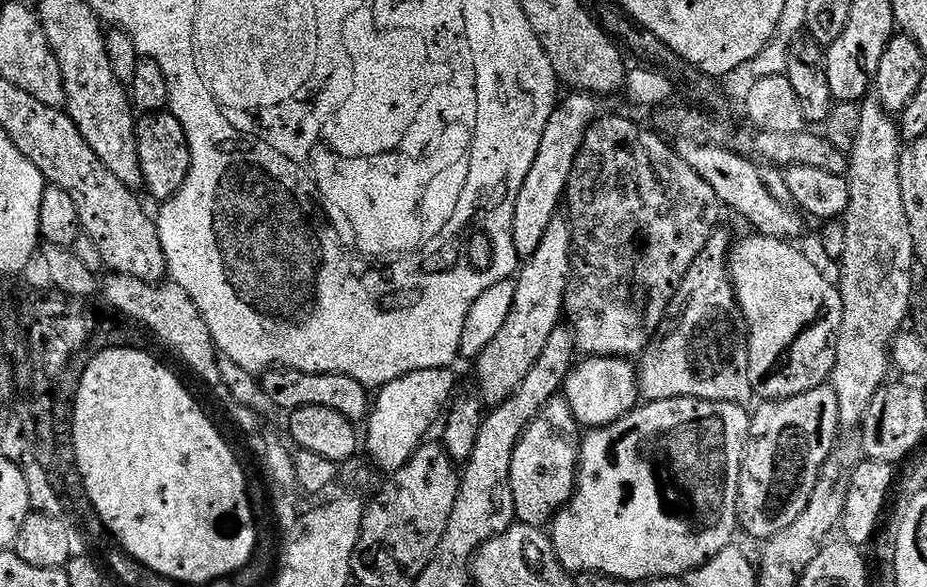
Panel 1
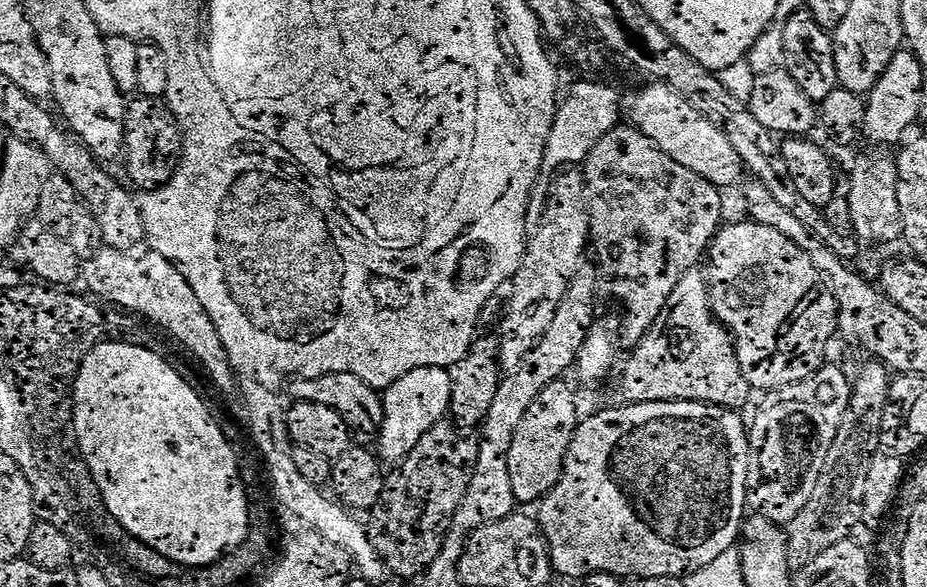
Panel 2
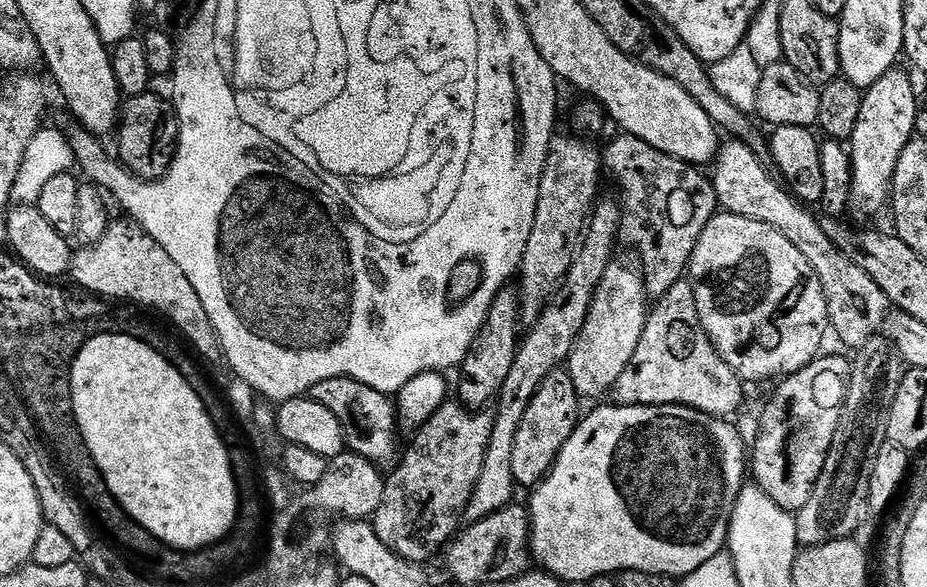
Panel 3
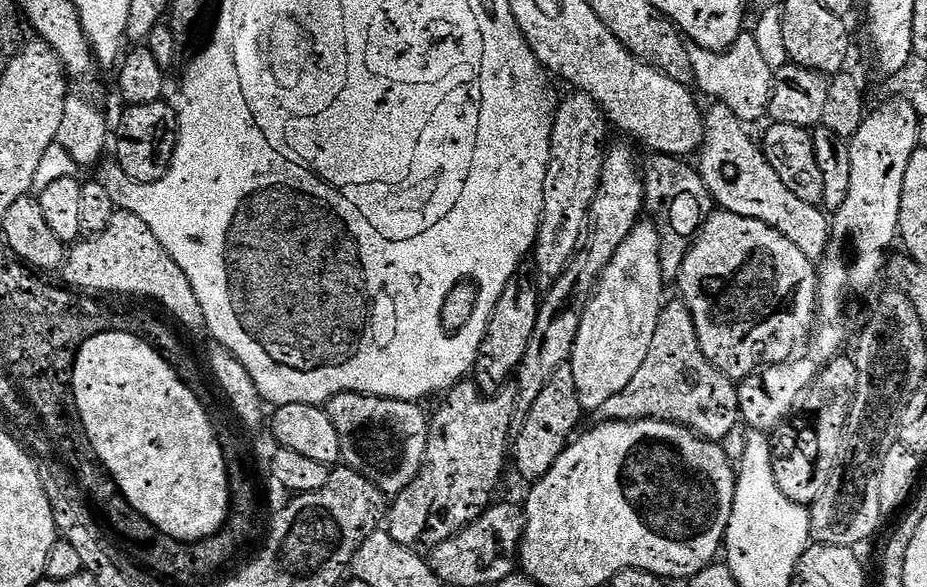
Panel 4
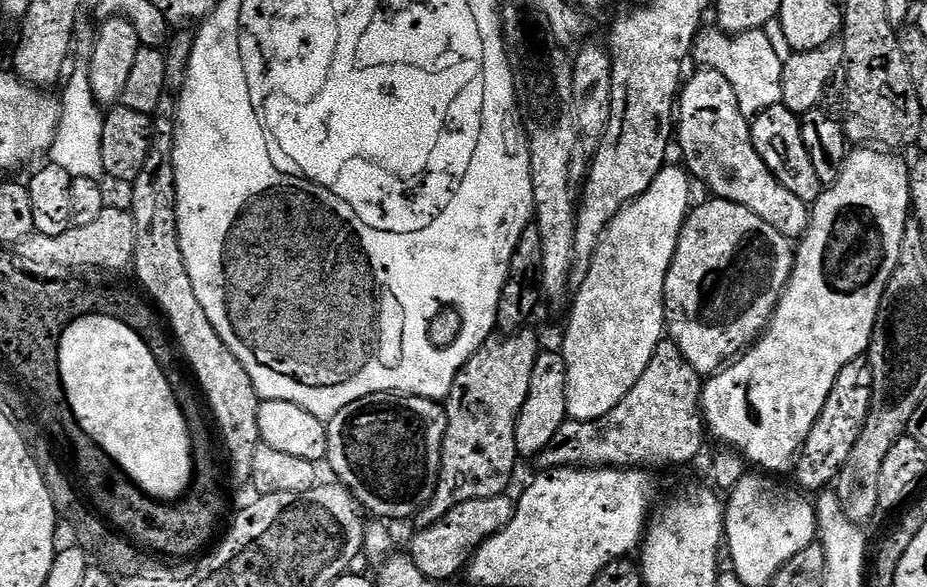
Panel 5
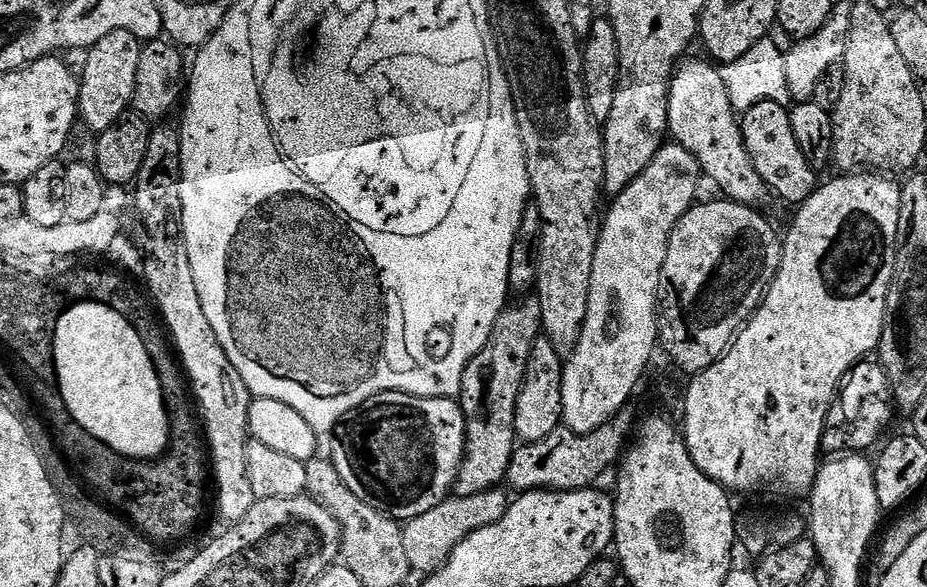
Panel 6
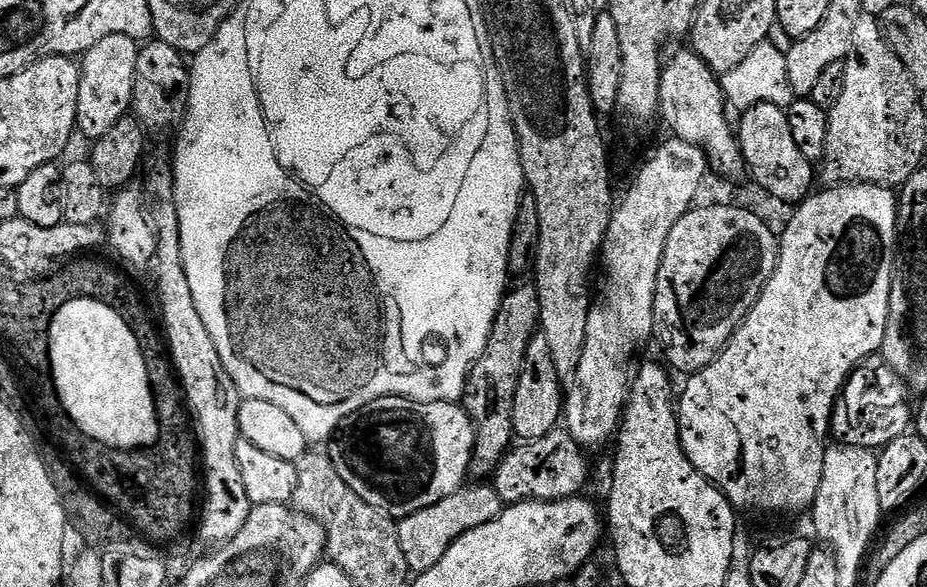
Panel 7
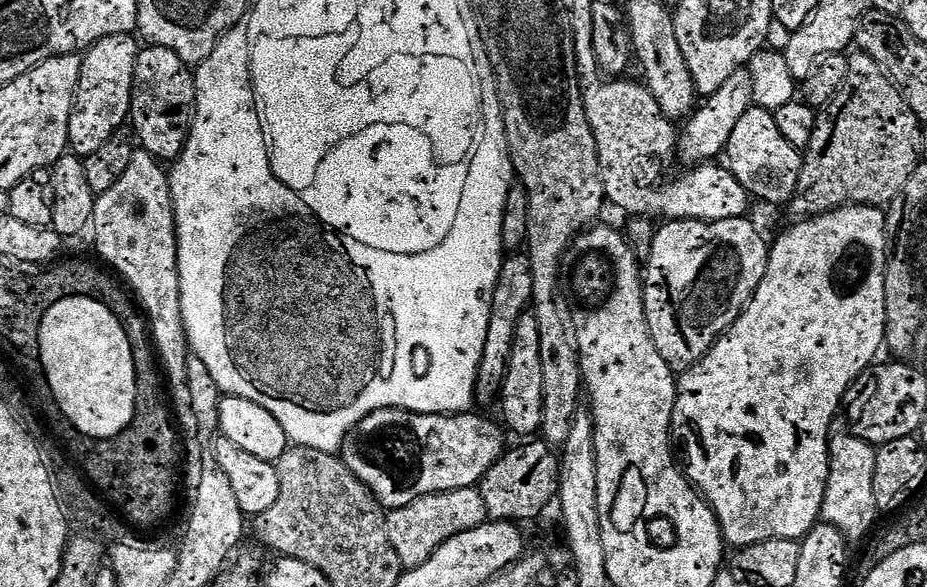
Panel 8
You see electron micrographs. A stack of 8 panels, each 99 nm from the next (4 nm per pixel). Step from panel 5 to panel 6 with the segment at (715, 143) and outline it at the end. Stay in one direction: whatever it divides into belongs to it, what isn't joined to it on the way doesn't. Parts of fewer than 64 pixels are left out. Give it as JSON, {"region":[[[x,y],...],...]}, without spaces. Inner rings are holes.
{"region":[[[700,60],[694,61],[693,64],[684,62],[679,65],[672,78],[672,88],[668,92],[668,131],[675,143],[681,144],[687,152],[695,156],[701,173],[707,179],[709,176],[724,191],[721,193],[727,199],[734,200],[737,204],[756,206],[764,195],[769,195],[770,189],[758,174],[758,170],[754,170],[754,162],[744,145],[742,124],[730,102],[730,94],[726,90],[726,82],[722,82],[719,67],[711,68]]]}

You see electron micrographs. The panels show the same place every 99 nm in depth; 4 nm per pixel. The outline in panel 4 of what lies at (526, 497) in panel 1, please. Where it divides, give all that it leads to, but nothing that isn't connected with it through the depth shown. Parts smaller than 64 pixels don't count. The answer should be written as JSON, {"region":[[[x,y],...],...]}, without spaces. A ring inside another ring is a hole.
{"region":[[[565,366],[553,372],[546,386],[542,386],[528,413],[524,415],[524,420],[518,425],[518,431],[510,444],[511,463],[513,465],[516,463],[517,470],[528,479],[528,482],[539,480],[548,473],[550,466],[554,466],[554,462],[569,443],[570,437],[577,431],[576,423],[579,422],[580,415],[582,409],[576,400],[572,370],[571,367]]]}

